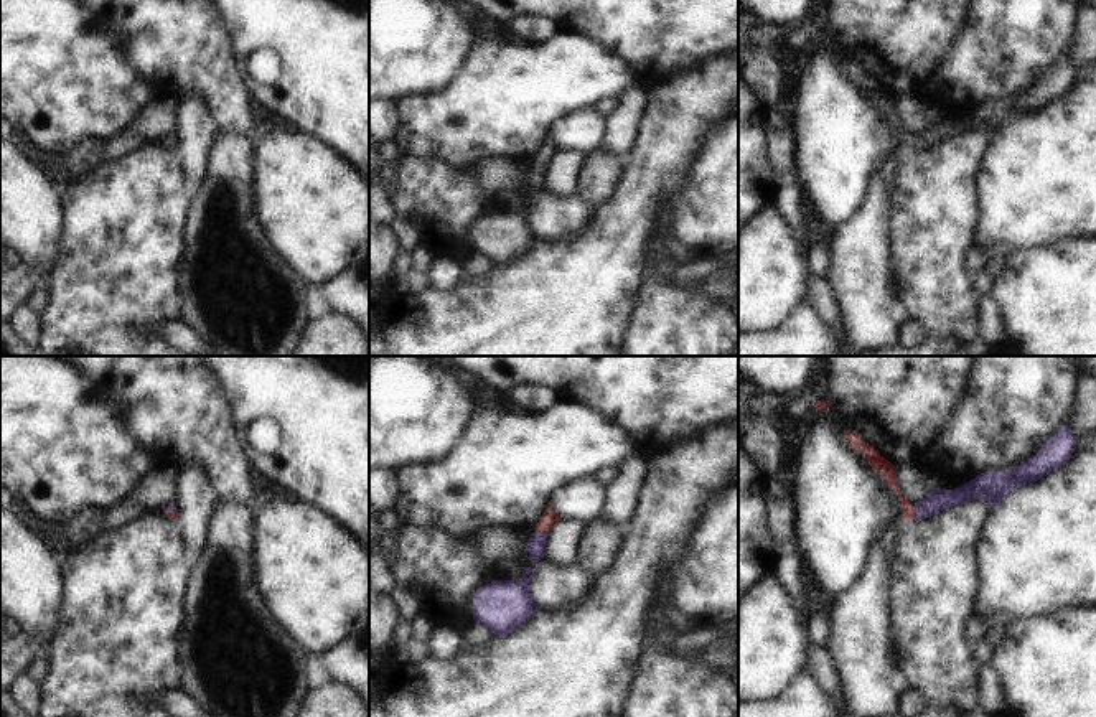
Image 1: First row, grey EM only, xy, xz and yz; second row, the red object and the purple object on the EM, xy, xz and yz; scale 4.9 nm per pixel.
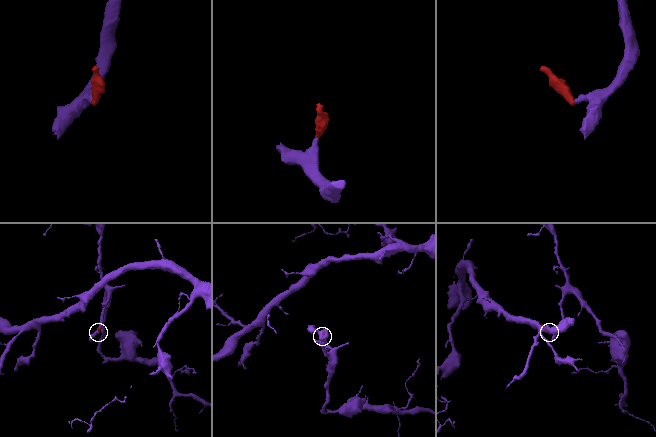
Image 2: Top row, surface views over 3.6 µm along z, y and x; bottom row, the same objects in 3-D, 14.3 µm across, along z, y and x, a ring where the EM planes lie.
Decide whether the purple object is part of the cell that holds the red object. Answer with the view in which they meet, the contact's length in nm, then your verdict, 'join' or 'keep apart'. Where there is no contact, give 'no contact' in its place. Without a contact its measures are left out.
meets red in yz; contact 70 nm long; join

